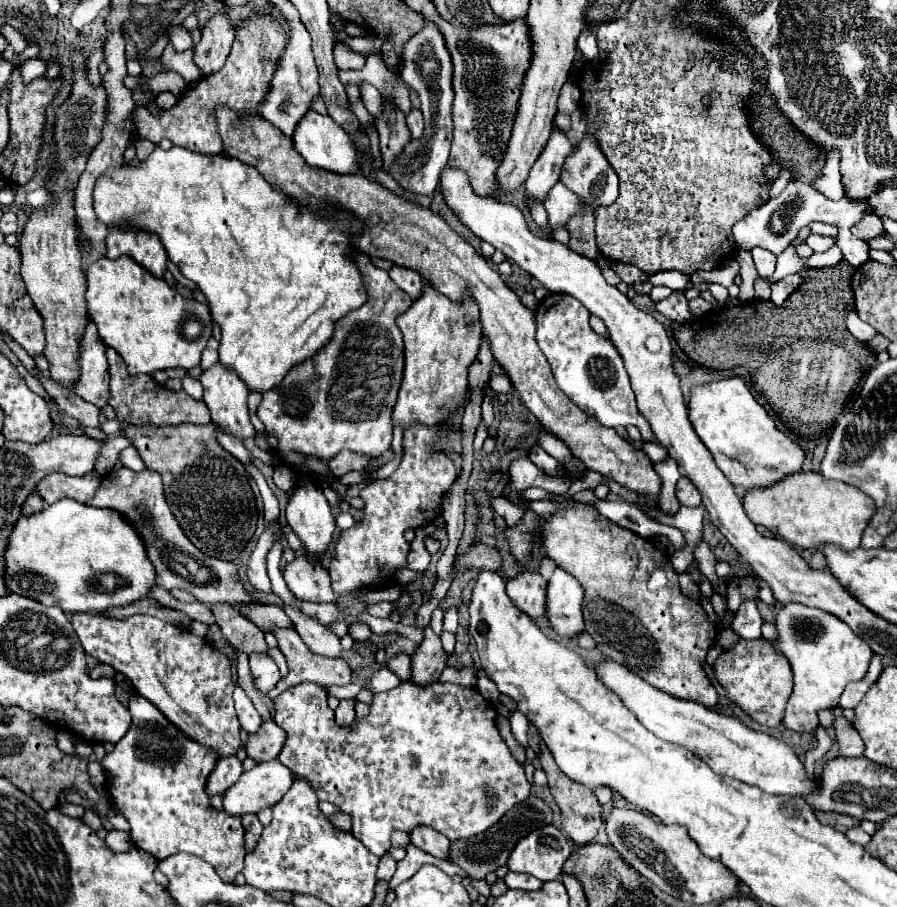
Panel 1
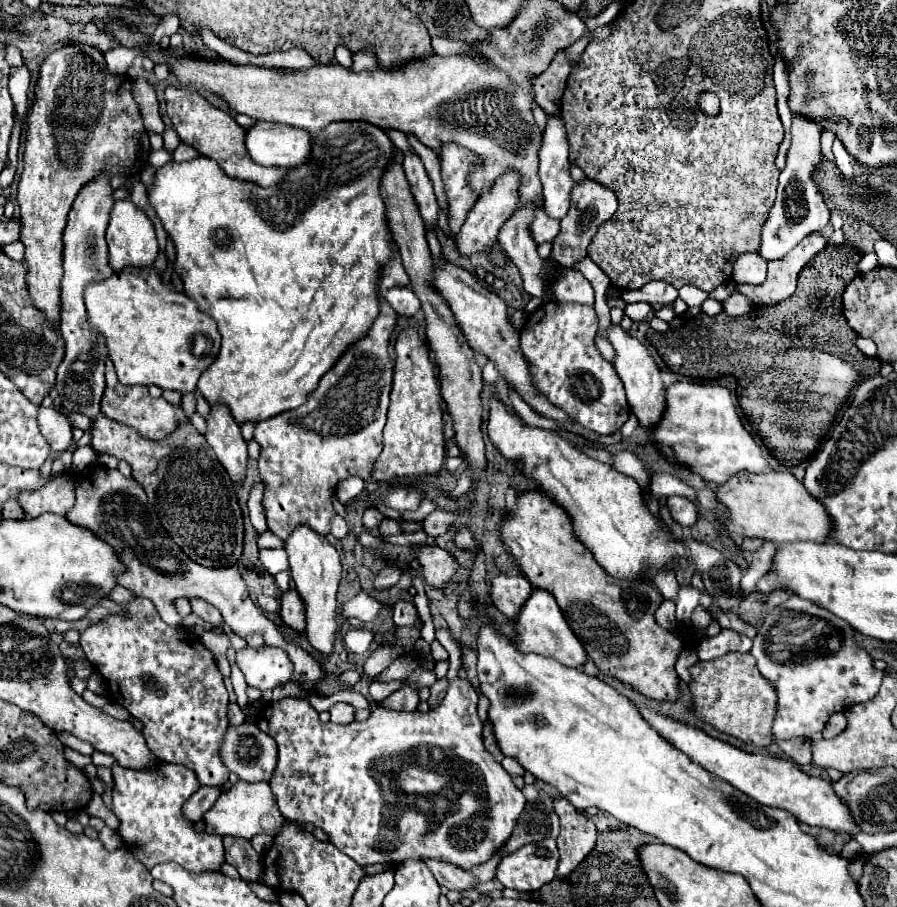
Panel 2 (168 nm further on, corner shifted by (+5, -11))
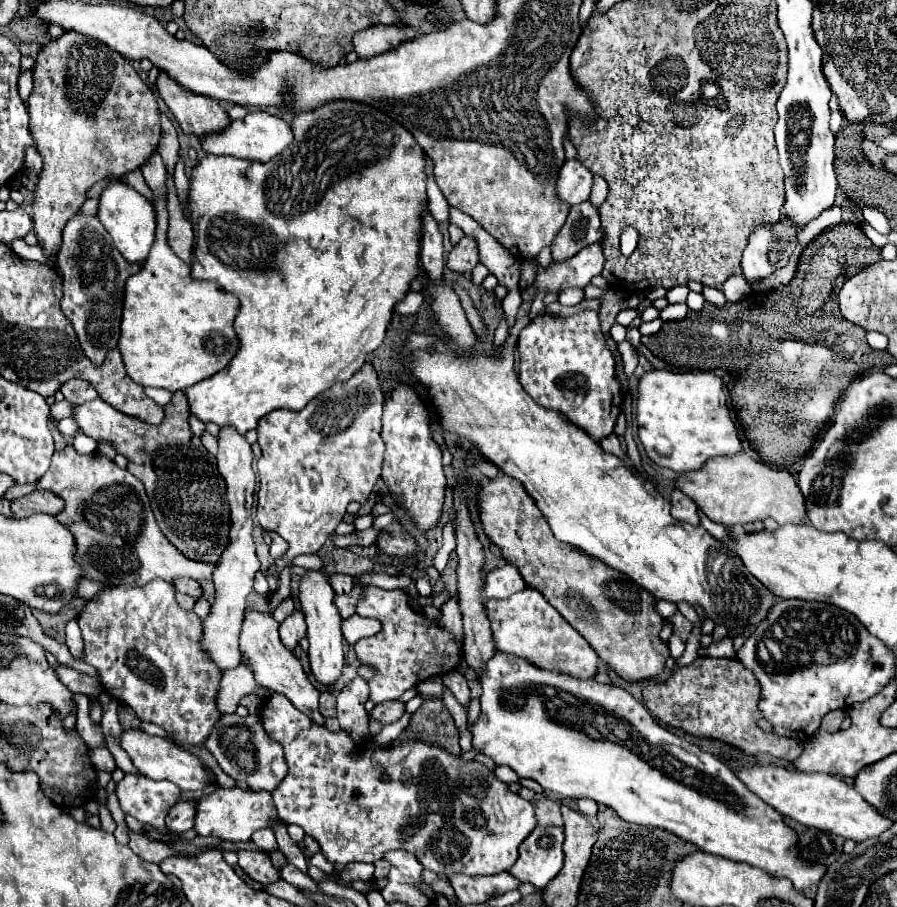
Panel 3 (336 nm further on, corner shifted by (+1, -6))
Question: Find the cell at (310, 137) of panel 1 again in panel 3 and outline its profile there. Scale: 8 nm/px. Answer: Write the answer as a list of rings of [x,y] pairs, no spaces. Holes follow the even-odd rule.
[[[250,112],[242,120],[232,120],[224,130],[216,134],[202,134],[200,144],[202,150],[214,156],[236,156],[236,158],[246,158],[246,160],[258,160],[258,162],[268,162],[276,154],[280,154],[290,142],[292,142],[292,130],[290,126],[268,112]]]

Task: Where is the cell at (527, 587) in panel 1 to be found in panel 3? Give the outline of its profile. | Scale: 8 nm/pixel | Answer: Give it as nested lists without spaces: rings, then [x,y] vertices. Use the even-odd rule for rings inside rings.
[[[506,564],[494,568],[484,576],[484,594],[486,598],[508,598],[510,594],[522,590],[526,584],[516,566]]]

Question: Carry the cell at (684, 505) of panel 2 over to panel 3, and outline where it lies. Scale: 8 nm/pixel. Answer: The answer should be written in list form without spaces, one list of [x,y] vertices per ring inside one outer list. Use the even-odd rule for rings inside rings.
[[[674,490],[672,492],[672,516],[676,520],[686,522],[686,524],[692,524],[692,526],[700,524],[696,504],[688,496],[684,496],[680,490]]]

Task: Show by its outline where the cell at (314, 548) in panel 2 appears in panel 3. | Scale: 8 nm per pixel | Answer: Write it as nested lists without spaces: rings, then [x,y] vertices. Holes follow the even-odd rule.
[[[308,570],[308,574],[300,580],[300,606],[302,606],[302,614],[306,618],[306,626],[308,626],[308,658],[310,658],[310,672],[314,676],[314,680],[322,686],[334,686],[336,680],[342,674],[342,664],[344,664],[344,652],[342,652],[342,618],[336,610],[336,606],[332,604],[334,600],[334,590],[328,584],[328,578],[324,572],[314,572]]]

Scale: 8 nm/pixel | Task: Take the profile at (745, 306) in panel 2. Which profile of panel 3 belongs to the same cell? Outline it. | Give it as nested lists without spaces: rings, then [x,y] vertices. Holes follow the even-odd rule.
[[[704,286],[704,288],[702,288],[702,296],[704,296],[704,300],[706,300],[706,302],[712,302],[712,304],[716,304],[716,306],[720,306],[720,304],[724,304],[724,302],[726,302],[724,294],[722,294],[718,288]]]

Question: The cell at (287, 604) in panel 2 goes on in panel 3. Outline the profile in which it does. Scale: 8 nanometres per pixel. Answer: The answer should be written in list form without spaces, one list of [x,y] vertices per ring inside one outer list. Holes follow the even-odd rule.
[[[294,610],[282,624],[280,624],[280,640],[284,642],[284,646],[288,646],[288,650],[294,652],[294,648],[298,646],[298,642],[306,636],[306,622],[300,610]]]

